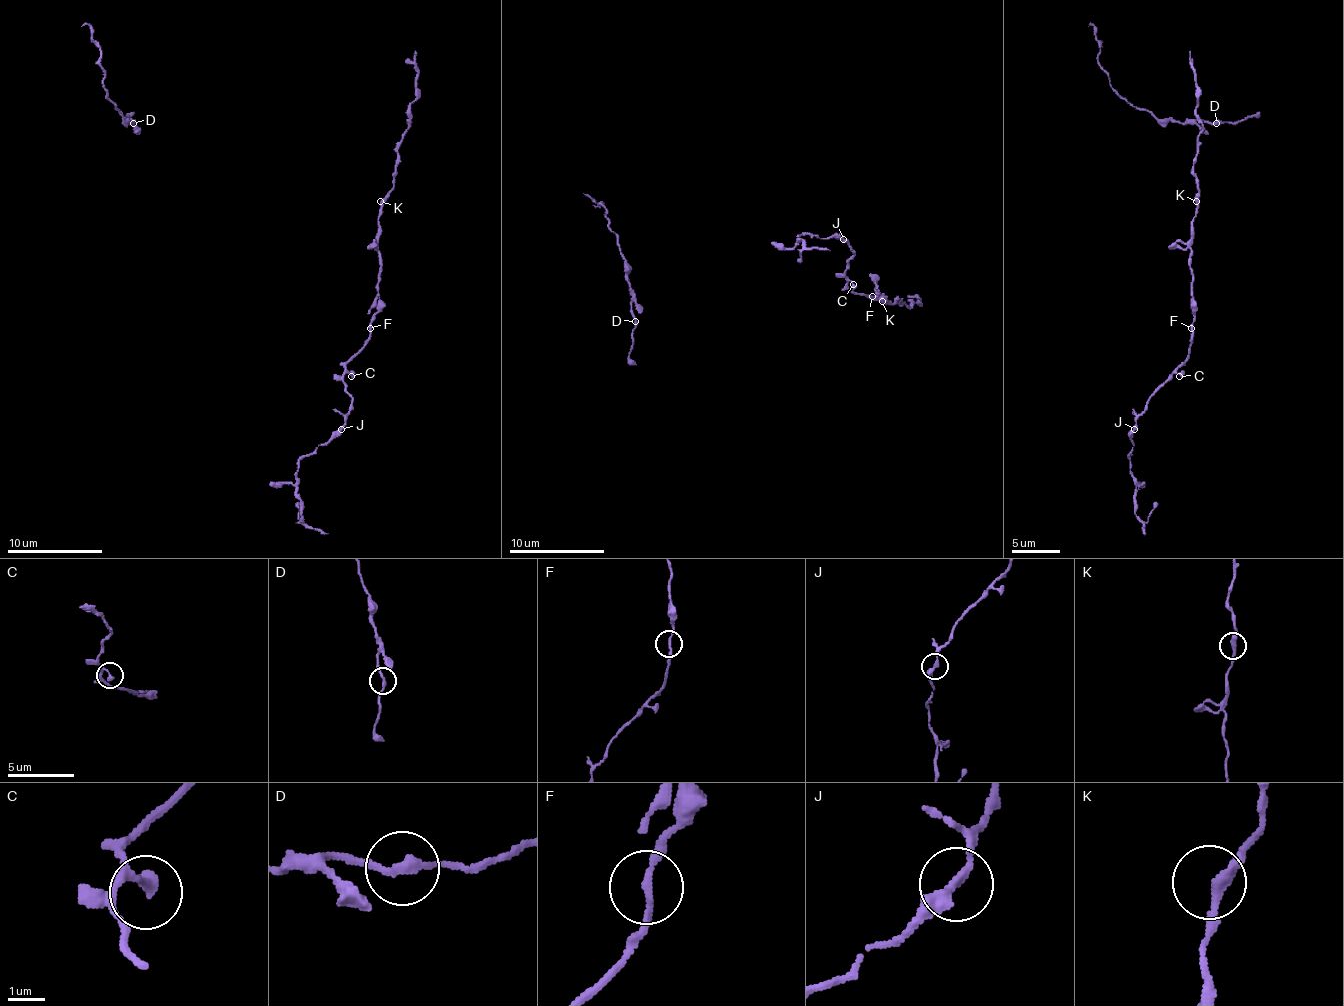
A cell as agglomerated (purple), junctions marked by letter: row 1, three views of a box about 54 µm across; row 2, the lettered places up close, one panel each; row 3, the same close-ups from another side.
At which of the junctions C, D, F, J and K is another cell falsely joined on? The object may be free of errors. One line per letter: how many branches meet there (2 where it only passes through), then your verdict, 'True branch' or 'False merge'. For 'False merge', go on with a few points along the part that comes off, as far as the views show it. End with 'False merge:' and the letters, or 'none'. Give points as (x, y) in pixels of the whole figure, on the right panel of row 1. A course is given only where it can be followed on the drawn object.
C: Branches: 2. True branch
D: Branches: 2. True branch
F: Branches: 2. True branch
J: Branches: 2. True branch
K: Branches: 2. True branch
False merge: none

